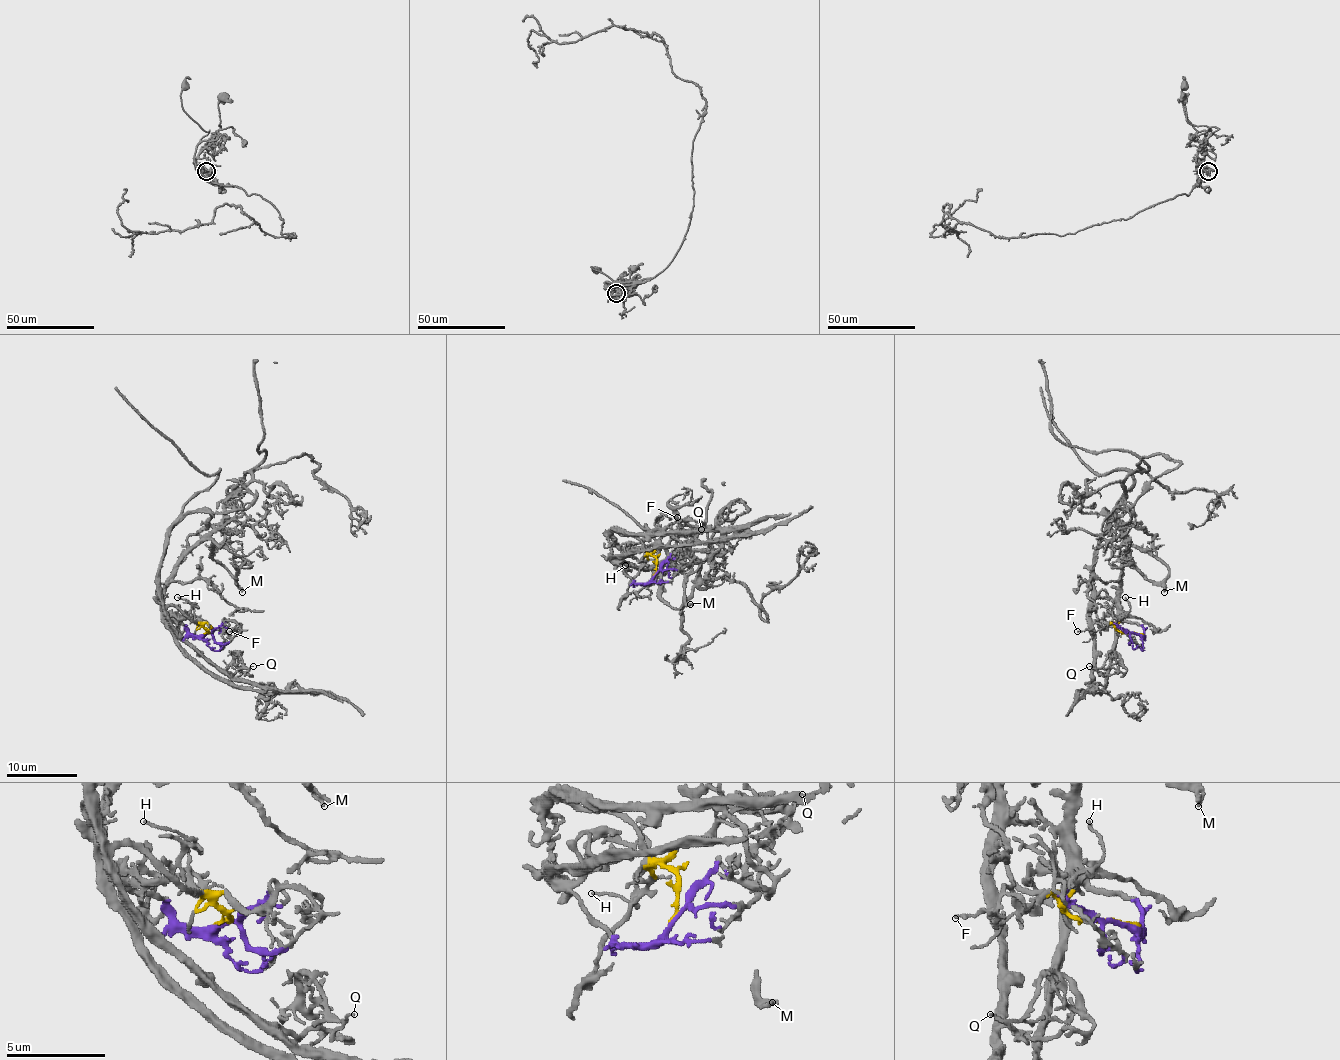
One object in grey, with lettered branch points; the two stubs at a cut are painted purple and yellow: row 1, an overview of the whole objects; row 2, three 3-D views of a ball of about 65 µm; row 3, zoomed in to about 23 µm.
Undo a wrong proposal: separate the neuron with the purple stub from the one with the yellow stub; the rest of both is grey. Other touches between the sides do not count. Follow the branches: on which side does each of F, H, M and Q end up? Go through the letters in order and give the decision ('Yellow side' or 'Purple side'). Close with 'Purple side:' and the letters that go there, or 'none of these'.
F: Yellow side
H: Yellow side
M: Purple side
Q: Yellow side
Purple side: M

